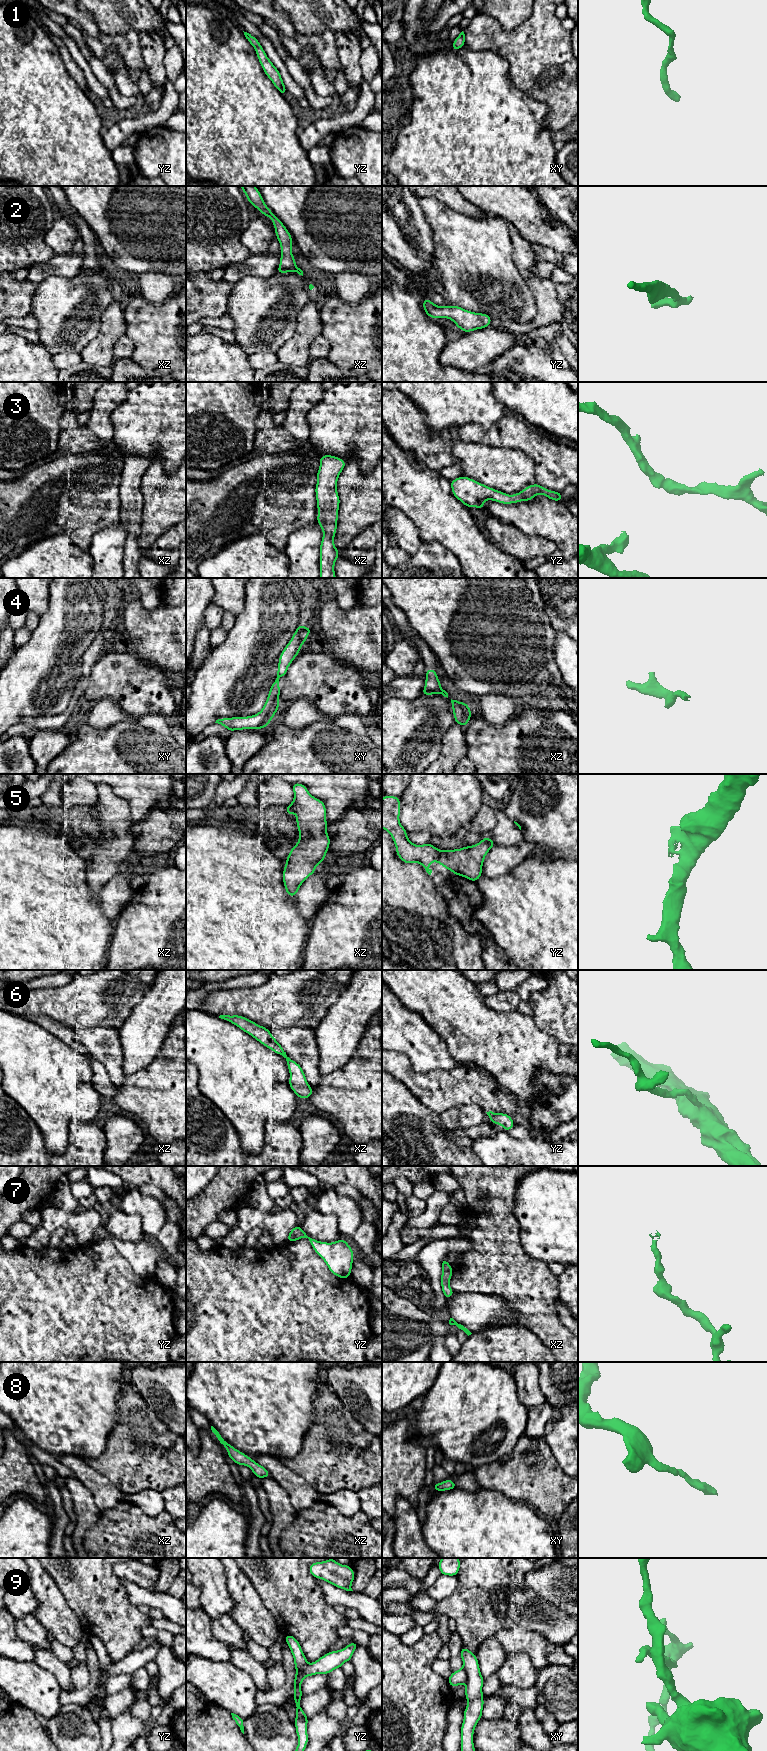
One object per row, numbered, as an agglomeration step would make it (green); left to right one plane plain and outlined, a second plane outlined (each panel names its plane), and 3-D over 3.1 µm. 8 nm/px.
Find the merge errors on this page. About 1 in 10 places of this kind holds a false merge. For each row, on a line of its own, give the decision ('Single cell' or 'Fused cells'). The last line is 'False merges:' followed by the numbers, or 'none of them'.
1: Single cell
2: Single cell
3: Single cell
4: Single cell
5: Single cell
6: Single cell
7: Single cell
8: Single cell
9: Fused cells
False merges: 9

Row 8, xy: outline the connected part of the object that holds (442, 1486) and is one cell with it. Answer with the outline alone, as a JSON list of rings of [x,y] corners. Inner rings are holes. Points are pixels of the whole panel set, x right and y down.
[[[447,1479],[439,1484],[434,1483],[433,1488],[436,1490],[436,1492],[440,1492],[440,1491],[445,1491],[445,1490],[455,1489],[457,1488],[457,1486],[454,1483],[454,1481],[452,1481],[451,1479]]]

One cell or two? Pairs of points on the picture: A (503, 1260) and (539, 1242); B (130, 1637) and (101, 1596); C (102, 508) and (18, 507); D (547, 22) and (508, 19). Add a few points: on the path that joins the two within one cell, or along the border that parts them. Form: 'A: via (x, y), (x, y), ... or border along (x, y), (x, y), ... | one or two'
A: border along (519, 1227), (523, 1250), (543, 1262) | two
B: via (120, 1627), (102, 1606) | one
C: via (81, 507), (39, 507) | one
D: border along (532, 10), (519, 25), (510, 29), (503, 28) | two

